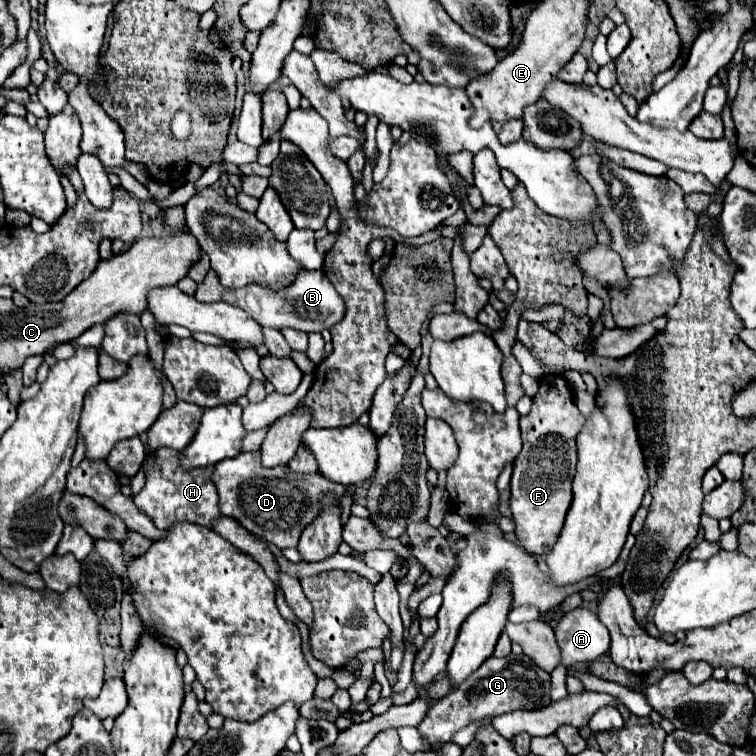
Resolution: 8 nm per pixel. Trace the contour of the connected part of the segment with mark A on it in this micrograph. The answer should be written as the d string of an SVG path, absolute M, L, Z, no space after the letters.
M574 608L556 626L556 642L562 650L562 664L592 662L604 656L610 644L608 630L596 620L596 614L586 608Z

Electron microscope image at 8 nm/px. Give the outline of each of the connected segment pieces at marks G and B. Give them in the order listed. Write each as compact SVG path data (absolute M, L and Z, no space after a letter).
M510 654L506 658L490 656L472 676L466 678L450 696L438 700L428 710L426 718L420 722L418 732L422 738L428 738L428 742L434 746L444 740L452 740L452 736L462 730L468 724L480 724L488 718L514 712L514 710L534 710L544 708L550 704L550 674L542 670L538 664L534 664L526 654Z
M210 270L206 280L202 284L198 284L198 290L196 290L194 298L200 300L200 302L218 302L218 300L222 300L222 302L234 304L234 306L242 308L258 324L270 326L270 328L276 328L276 330L294 328L294 330L302 330L302 332L322 332L326 328L332 328L344 316L344 300L334 290L330 280L326 280L322 270L312 270L312 272L302 270L298 274L298 280L290 288L284 288L282 292L270 292L268 288L262 288L258 284L254 284L254 286L250 284L250 286L242 288L238 292L238 296L234 296L232 290L222 288L222 284L218 284L218 276L214 276L214 272Z

